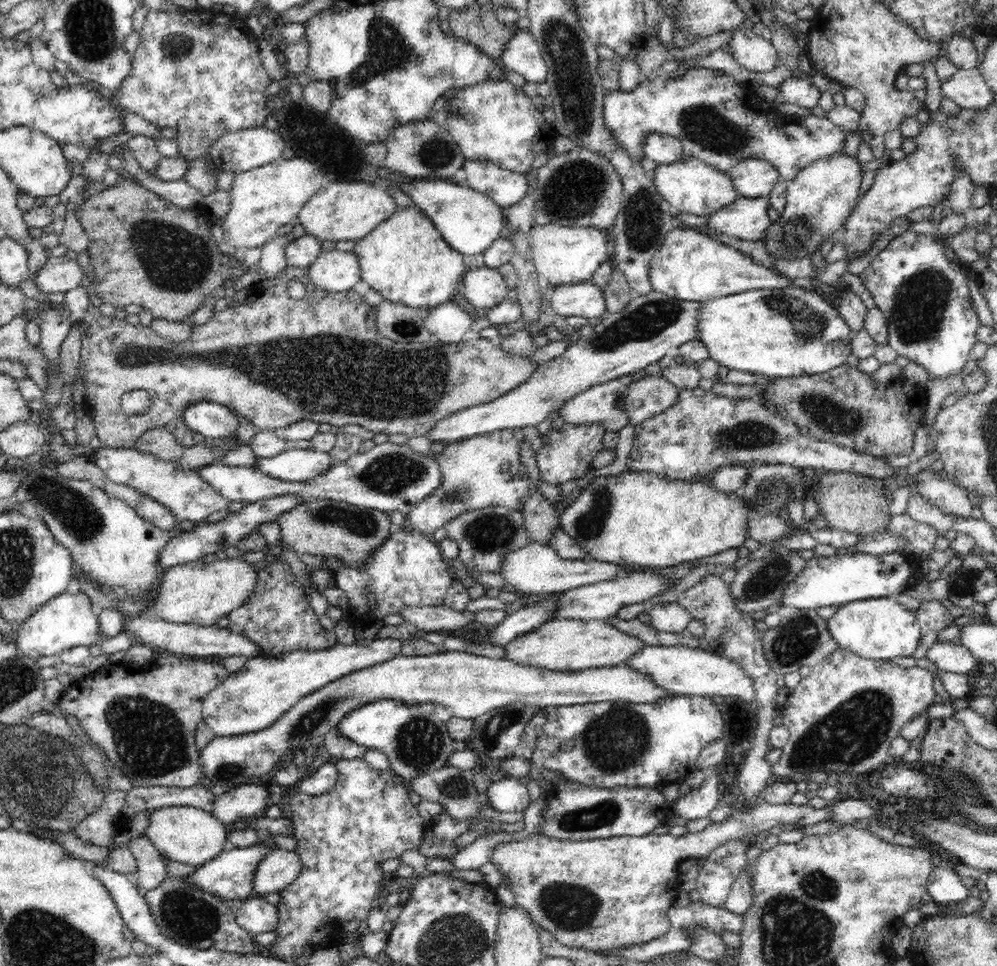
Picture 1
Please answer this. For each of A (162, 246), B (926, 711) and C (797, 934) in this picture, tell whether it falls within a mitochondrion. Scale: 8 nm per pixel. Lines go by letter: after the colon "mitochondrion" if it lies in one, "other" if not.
A: mitochondrion
B: other
C: mitochondrion

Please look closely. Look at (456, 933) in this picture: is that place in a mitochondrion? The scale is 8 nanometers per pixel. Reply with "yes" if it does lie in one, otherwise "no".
yes

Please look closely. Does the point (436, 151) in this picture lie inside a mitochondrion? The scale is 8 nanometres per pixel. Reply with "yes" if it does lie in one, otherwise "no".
yes

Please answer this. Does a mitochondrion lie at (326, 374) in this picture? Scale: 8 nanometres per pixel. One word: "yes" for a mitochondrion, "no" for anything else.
yes

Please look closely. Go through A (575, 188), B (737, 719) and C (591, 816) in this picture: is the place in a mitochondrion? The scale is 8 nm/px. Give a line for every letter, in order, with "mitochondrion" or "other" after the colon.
A: mitochondrion
B: other
C: mitochondrion

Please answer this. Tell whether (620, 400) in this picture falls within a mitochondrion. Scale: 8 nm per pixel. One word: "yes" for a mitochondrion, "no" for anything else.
no

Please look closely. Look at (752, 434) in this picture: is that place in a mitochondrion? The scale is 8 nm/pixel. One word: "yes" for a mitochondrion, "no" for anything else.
yes

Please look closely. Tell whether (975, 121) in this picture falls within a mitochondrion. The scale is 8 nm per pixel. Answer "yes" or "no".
yes

